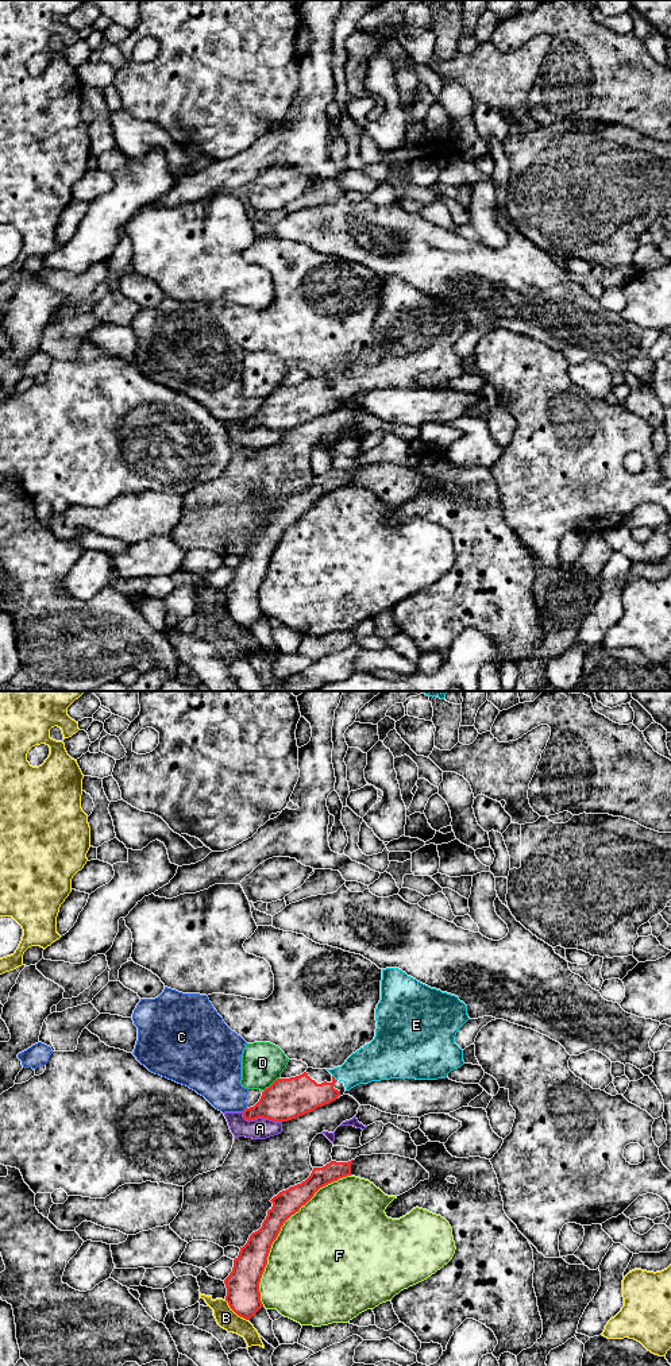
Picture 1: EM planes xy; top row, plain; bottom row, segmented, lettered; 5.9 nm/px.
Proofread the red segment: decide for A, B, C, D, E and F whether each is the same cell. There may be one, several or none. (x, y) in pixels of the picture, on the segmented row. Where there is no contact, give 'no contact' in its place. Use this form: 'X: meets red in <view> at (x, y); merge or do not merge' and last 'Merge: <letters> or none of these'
A: meets red in xy at (261, 1116); do not merge
B: meets red in xy at (235, 1312); do not merge
C: meets red in xy at (245, 1110); do not merge
D: meets red in xy at (272, 1084); do not merge
E: meets red in xy at (334, 1077); merge
F: meets red in xy at (280, 1230); do not merge
Merge: E

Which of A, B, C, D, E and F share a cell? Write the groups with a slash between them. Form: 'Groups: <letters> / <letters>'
Groups: A / B / C / D / E / F

